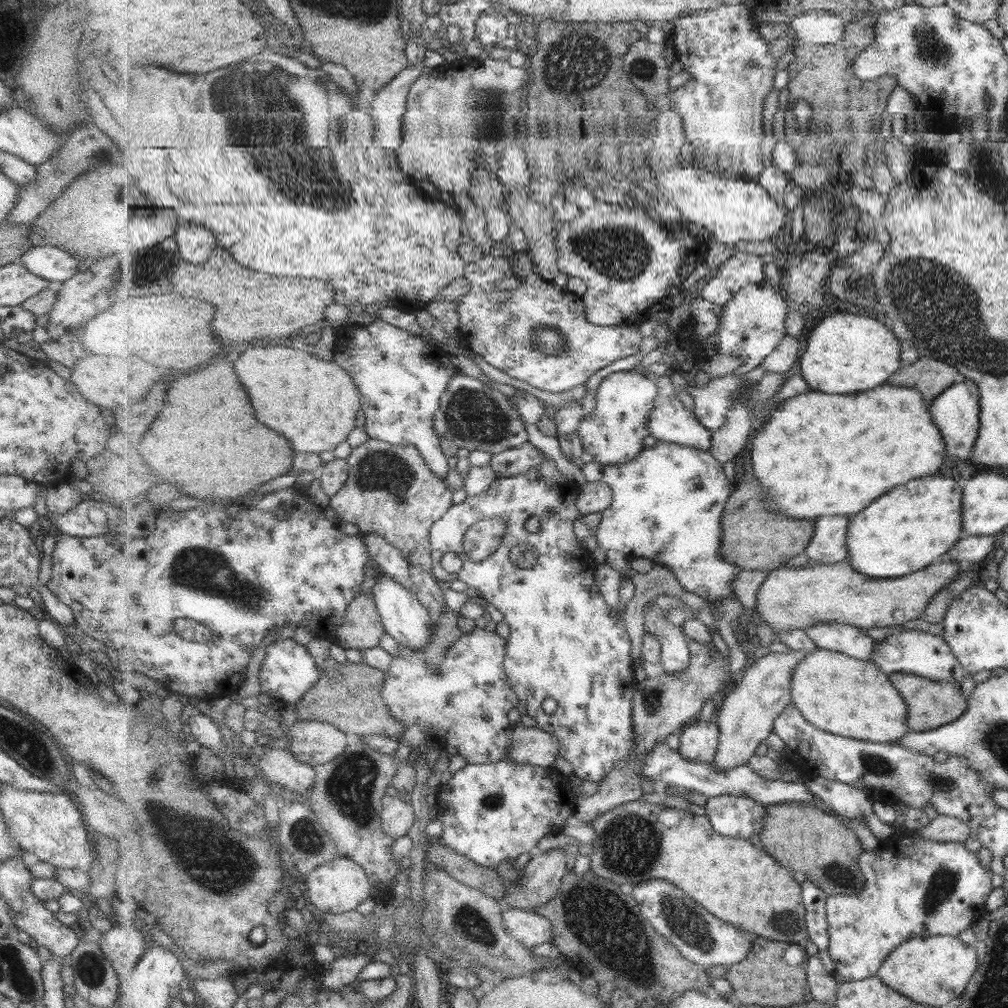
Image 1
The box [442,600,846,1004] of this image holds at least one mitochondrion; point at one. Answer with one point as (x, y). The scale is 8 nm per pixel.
(604, 927)

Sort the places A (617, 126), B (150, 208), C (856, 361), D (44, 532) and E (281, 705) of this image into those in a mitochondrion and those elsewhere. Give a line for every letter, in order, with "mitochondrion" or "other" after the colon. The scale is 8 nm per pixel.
A: other
B: other
C: other
D: other
E: other

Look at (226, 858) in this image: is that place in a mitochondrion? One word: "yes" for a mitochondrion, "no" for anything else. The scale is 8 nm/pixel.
yes

